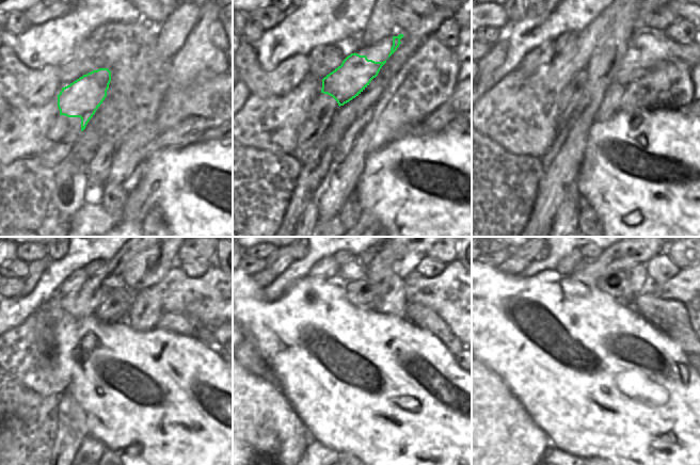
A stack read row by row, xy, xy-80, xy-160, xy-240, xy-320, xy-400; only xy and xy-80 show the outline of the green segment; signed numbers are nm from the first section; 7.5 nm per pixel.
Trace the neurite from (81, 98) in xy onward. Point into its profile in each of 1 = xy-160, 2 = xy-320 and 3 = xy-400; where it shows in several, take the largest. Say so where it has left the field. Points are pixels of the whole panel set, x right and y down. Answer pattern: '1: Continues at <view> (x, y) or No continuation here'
1: Continues at xy-160 (649, 48)
2: Continues at xy-320 (449, 294)
3: Continues at xy-400 (688, 286).

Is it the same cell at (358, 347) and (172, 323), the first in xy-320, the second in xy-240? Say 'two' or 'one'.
two

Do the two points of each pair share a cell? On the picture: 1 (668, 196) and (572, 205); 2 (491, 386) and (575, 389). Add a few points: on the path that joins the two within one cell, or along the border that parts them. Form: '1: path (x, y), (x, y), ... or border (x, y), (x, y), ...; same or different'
1: border (575, 179), (577, 192), (583, 198); different
2: border (490, 369), (503, 381), (523, 406); different

